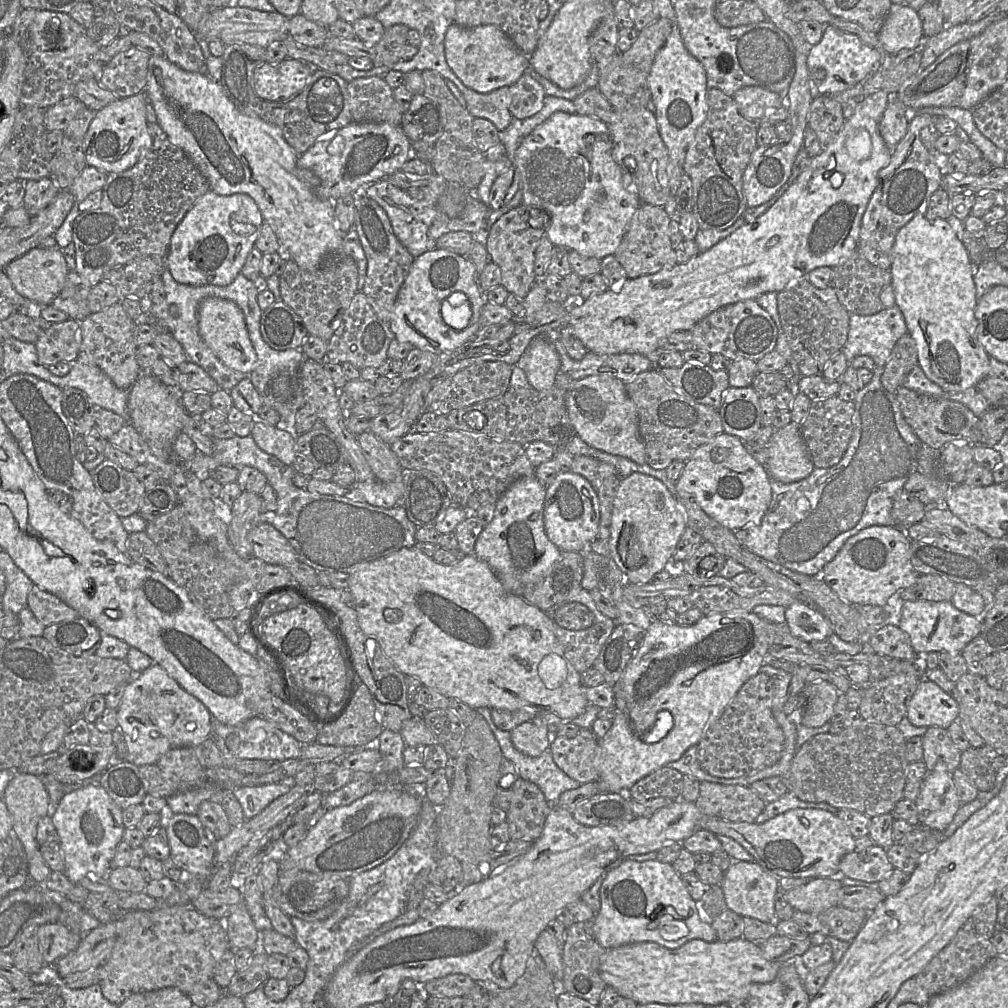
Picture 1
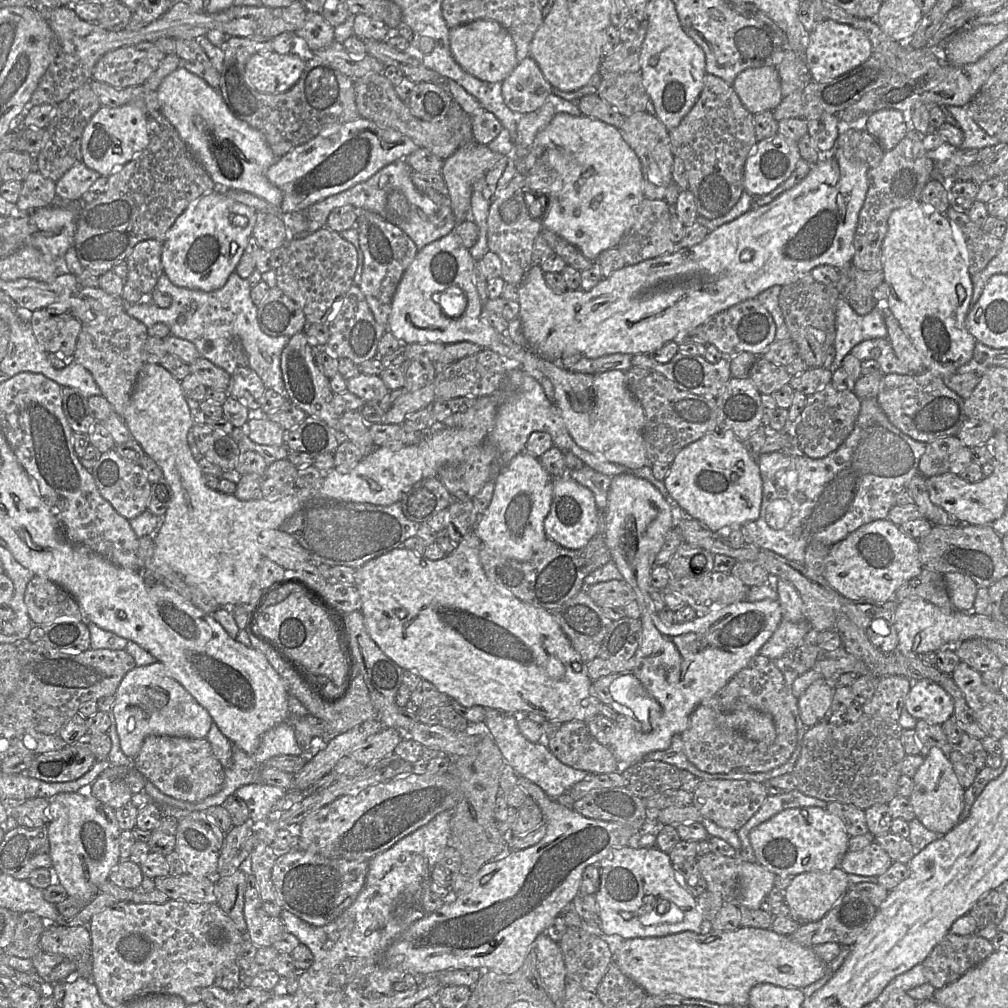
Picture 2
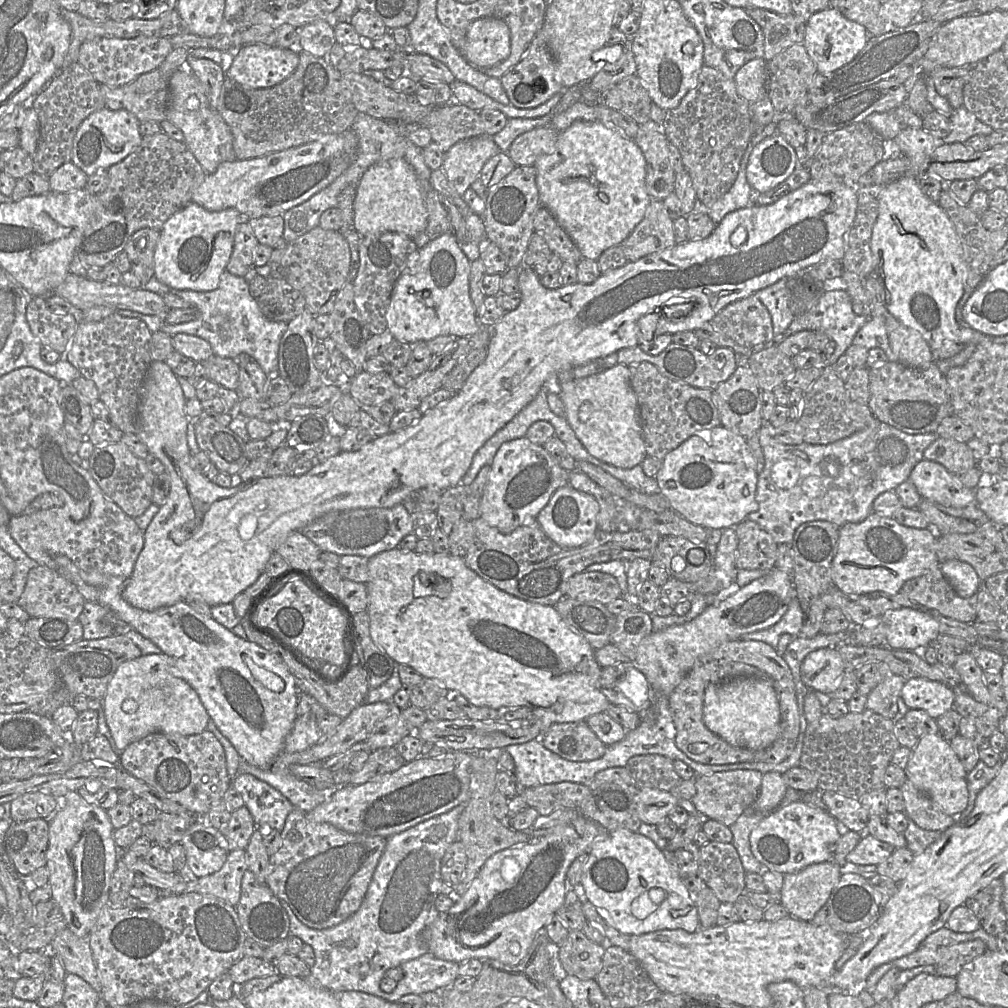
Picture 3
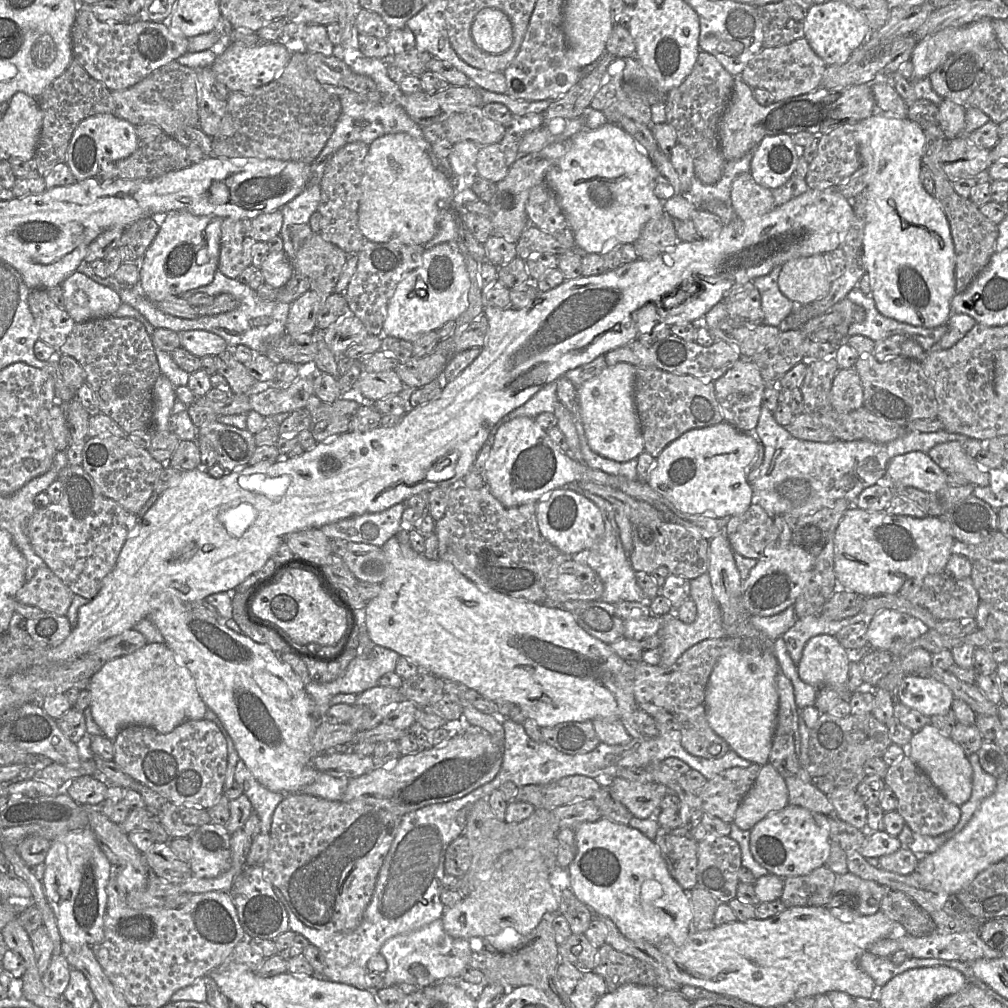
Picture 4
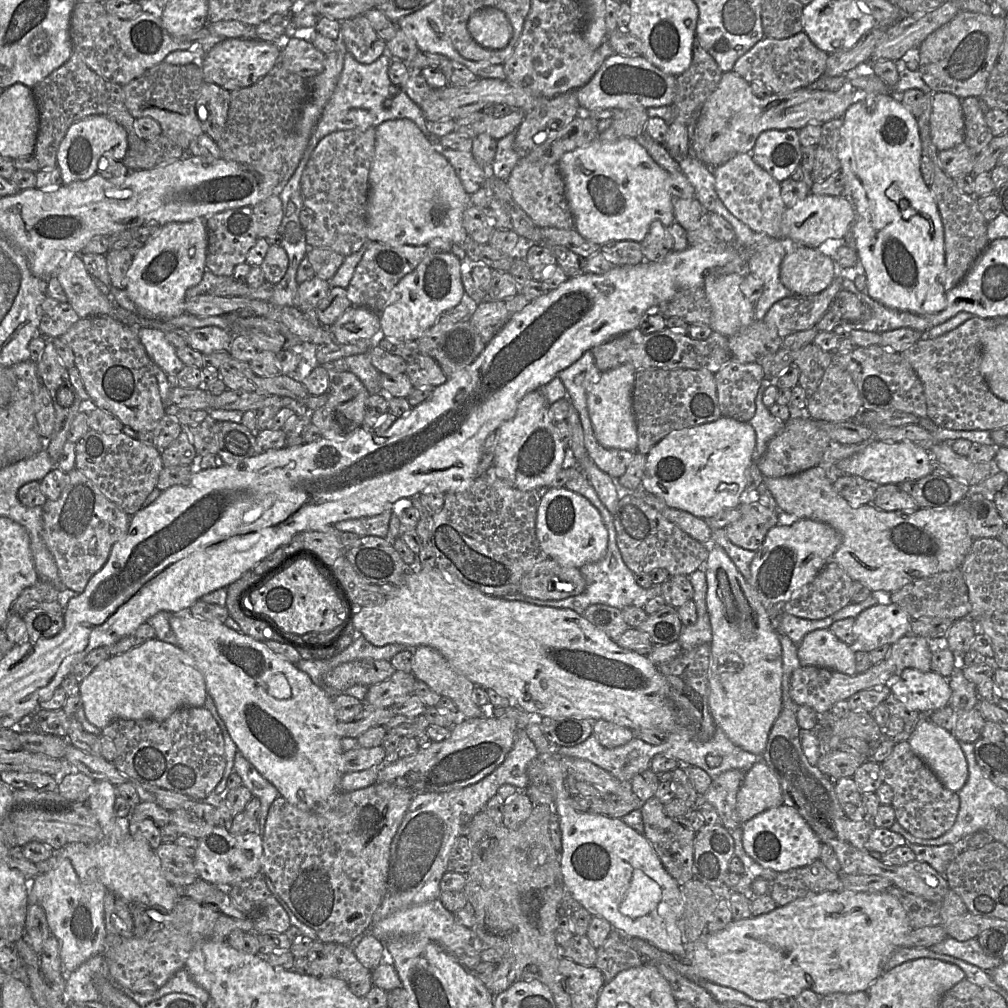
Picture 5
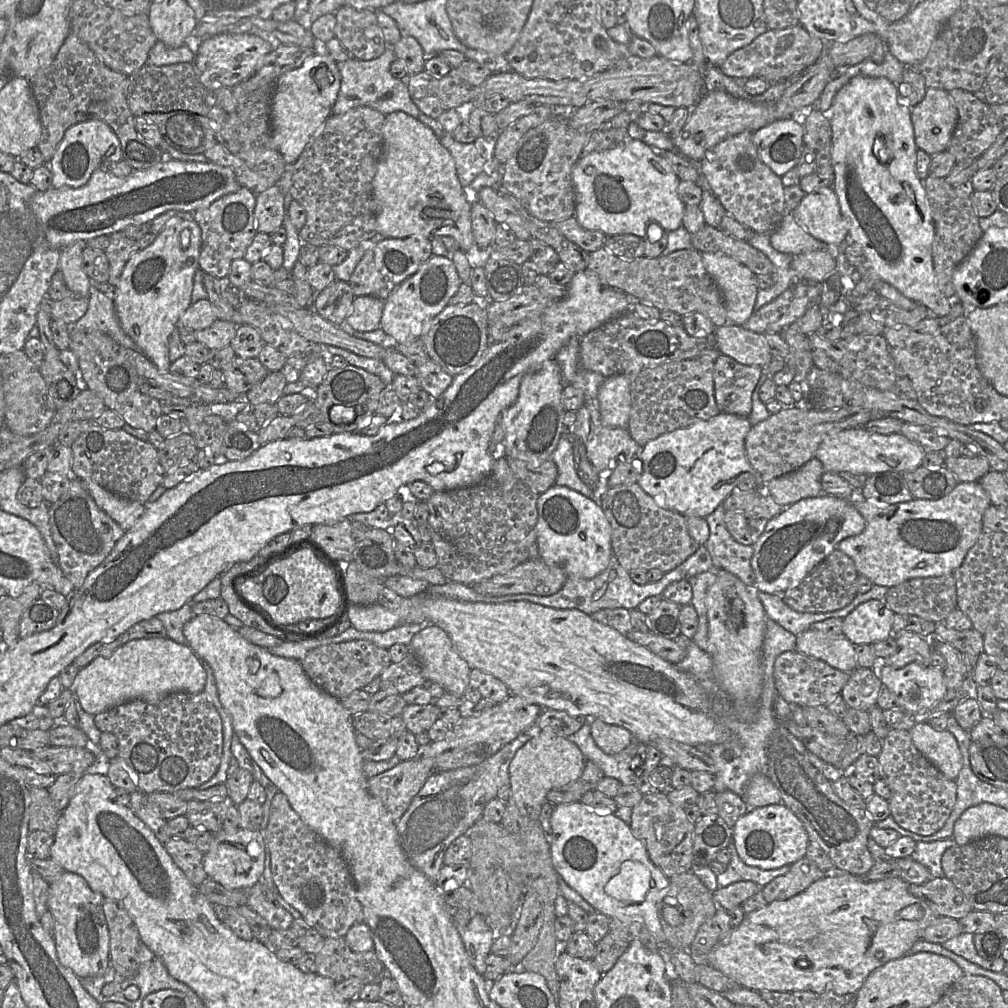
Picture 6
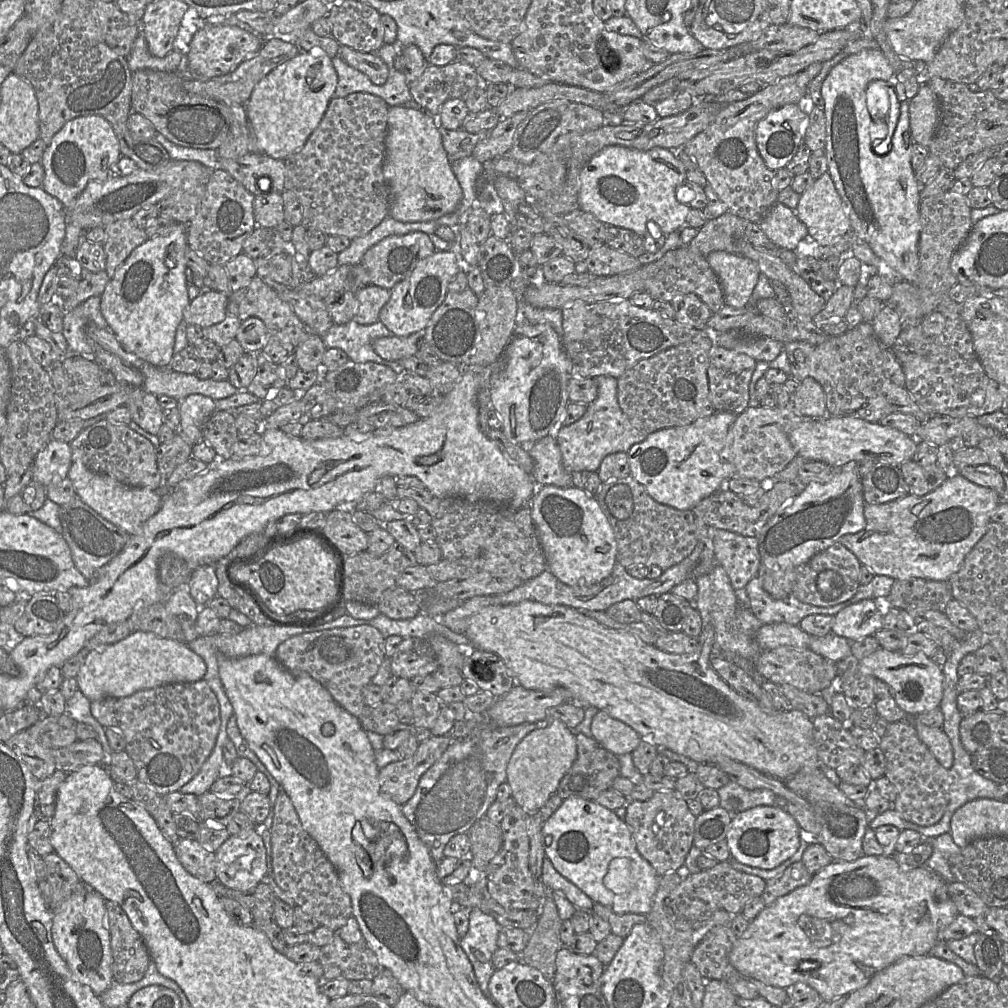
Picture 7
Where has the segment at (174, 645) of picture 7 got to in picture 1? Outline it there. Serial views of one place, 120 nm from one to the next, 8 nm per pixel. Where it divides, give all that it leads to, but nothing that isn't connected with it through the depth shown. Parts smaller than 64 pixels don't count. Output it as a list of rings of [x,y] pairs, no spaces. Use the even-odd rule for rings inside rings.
[[[156,663],[143,672],[134,674],[134,679],[127,683],[117,708],[117,722],[127,749],[126,761],[137,766],[156,764],[163,754],[173,748],[196,747],[211,736],[212,729],[212,716],[204,704],[185,691]]]

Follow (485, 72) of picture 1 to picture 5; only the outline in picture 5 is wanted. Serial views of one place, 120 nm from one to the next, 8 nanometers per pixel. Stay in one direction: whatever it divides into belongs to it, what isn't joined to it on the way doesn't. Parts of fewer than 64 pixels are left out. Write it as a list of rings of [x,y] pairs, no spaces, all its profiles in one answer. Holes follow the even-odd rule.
[[[484,7],[474,12],[468,20],[468,31],[479,45],[491,50],[506,47],[513,35],[506,14],[494,7]]]

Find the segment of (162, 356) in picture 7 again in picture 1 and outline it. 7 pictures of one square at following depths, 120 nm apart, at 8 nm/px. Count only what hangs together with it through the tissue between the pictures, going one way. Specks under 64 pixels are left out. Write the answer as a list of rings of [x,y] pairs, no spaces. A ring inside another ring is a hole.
[[[210,189],[175,228],[165,256],[165,267],[174,280],[181,284],[229,285],[240,273],[248,254],[255,247],[263,223],[262,213],[249,195],[220,195]]]

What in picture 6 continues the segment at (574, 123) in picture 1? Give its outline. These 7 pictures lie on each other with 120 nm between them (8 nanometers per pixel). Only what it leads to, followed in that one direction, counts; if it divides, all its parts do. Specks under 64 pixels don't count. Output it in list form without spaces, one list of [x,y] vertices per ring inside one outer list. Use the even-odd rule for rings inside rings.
[[[627,139],[617,147],[593,152],[580,157],[572,170],[575,193],[575,217],[587,230],[600,231],[606,236],[631,234],[642,239],[648,238],[649,224],[656,223],[665,232],[678,229],[682,225],[685,204],[681,201],[677,188],[680,179],[670,164],[660,155],[665,150],[654,148],[635,139]]]

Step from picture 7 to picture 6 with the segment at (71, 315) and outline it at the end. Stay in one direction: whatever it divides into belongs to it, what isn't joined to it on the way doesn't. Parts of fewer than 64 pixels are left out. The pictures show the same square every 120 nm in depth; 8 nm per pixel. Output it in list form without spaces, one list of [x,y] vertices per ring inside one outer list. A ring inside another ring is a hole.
[[[90,286],[89,305],[85,315],[77,322],[69,324],[68,327],[69,337],[72,329],[98,330],[108,334],[121,346],[142,353],[136,343],[123,331],[115,310],[114,301],[96,287]]]

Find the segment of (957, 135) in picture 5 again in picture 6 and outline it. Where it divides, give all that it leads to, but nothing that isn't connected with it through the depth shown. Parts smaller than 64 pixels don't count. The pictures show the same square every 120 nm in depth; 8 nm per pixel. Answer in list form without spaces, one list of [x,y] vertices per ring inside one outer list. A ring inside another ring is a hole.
[[[927,88],[924,98],[911,108],[915,143],[929,155],[947,150],[958,121],[958,110],[949,92]]]

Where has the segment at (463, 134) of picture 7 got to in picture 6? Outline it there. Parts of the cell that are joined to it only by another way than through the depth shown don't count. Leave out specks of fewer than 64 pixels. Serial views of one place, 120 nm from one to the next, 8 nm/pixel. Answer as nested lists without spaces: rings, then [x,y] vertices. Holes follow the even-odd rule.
[[[449,133],[442,136],[440,141],[453,157],[457,175],[463,187],[469,186],[472,181],[483,171],[488,175],[492,175],[492,172],[496,170],[501,173],[502,164],[500,164],[494,156],[496,140],[496,136],[478,137],[474,142],[467,144],[456,141],[453,138],[453,135]]]

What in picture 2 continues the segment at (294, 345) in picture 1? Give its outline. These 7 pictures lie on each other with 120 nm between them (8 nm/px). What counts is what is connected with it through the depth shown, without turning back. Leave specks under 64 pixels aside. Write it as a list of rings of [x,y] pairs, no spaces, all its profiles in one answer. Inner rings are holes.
[[[277,286],[258,305],[257,318],[261,330],[272,337],[292,337],[308,325],[302,309]]]

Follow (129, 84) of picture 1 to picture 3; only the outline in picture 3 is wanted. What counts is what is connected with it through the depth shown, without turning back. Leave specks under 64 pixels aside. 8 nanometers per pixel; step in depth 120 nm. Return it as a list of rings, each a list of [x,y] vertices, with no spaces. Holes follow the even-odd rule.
[[[138,36],[130,39],[96,37],[79,49],[77,63],[88,70],[100,85],[124,86],[140,75],[157,69],[174,49],[171,37]]]

